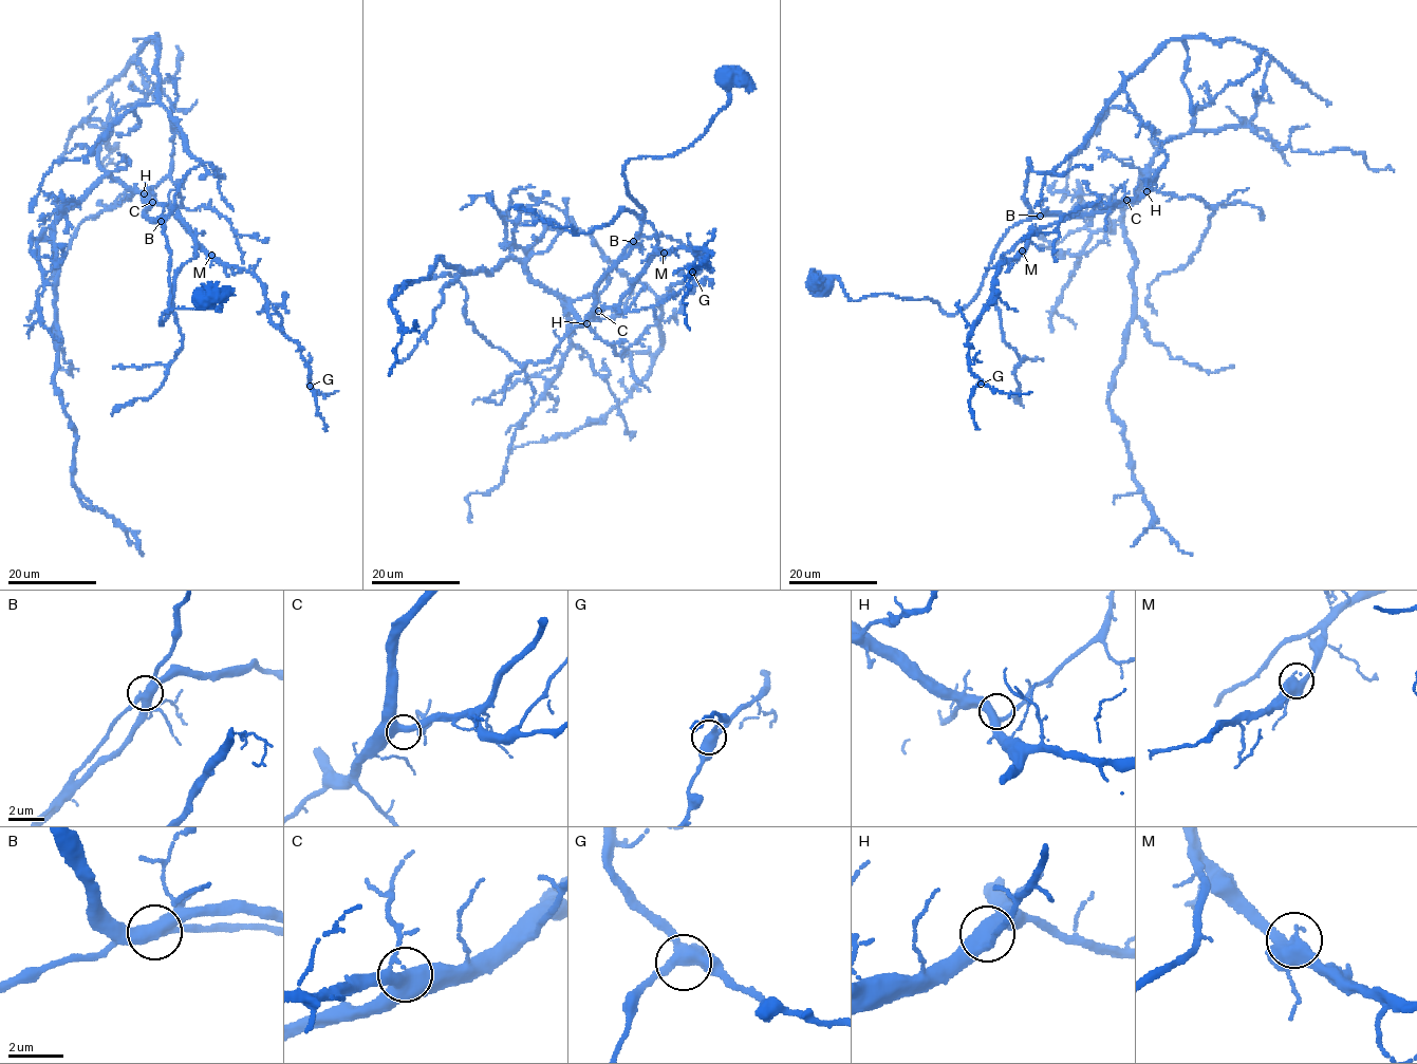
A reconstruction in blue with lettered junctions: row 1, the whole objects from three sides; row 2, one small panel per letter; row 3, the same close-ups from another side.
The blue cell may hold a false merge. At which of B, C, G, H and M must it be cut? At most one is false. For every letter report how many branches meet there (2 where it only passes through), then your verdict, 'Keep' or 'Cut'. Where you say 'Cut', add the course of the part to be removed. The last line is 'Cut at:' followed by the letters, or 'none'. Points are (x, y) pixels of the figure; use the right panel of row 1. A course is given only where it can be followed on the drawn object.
B: Branches: 3. Keep
C: Branches: 3. Keep
G: Branches: 3. Keep
H: Branches: 3. Keep
M: Branches: 3. Keep
Cut at: none

